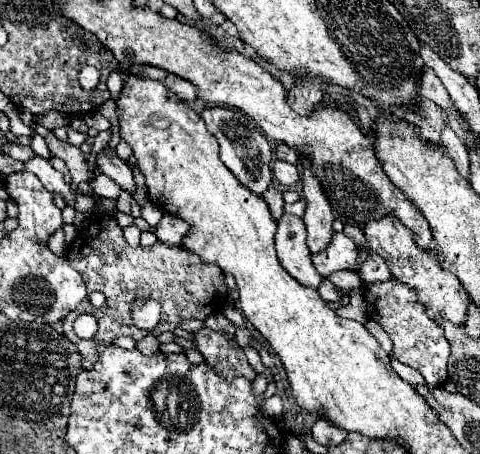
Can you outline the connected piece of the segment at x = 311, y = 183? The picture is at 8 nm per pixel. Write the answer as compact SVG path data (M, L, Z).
M302 158L302 164L304 164L302 198L308 202L308 208L306 208L306 214L302 216L302 220L308 230L308 248L312 254L318 254L324 248L328 248L328 244L330 244L330 238L334 234L334 230L332 230L334 214L332 214L332 208L330 208L326 196L322 194L320 182L310 172L308 160Z

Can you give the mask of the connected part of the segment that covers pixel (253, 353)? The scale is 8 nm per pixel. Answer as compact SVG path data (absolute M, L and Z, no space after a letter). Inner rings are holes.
M246 346L246 348L244 348L244 354L246 354L246 358L248 358L250 366L252 366L258 374L266 374L266 376L268 376L268 380L272 380L270 370L266 370L266 368L264 368L264 364L262 364L262 360L260 360L260 354L258 354L258 350L256 350L254 346Z

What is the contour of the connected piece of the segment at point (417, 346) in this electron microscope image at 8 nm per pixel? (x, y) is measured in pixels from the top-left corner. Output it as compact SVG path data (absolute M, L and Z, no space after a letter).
M396 278L384 280L384 282L372 282L364 284L364 296L366 296L366 308L368 316L378 322L392 338L394 350L392 354L406 366L418 370L426 384L440 386L448 378L446 362L450 356L448 340L444 340L444 330L438 326L436 320L432 320L426 314L426 306L418 302L418 294L408 284L402 284Z

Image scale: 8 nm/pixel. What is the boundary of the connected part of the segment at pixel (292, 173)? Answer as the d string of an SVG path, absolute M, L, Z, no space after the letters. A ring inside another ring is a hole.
M274 160L272 162L272 174L274 174L276 182L282 184L282 186L290 186L298 180L296 166L290 164L290 162L284 162L284 160Z

